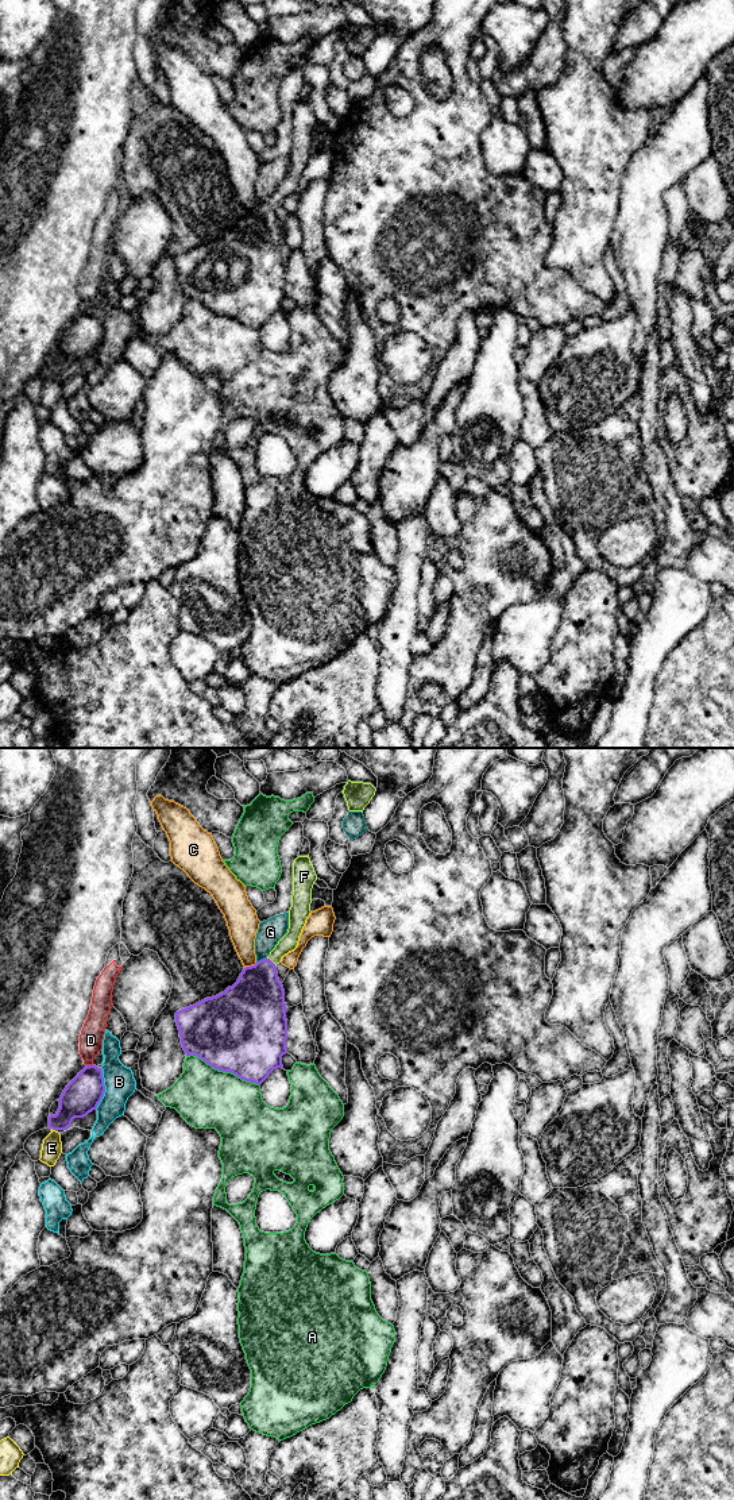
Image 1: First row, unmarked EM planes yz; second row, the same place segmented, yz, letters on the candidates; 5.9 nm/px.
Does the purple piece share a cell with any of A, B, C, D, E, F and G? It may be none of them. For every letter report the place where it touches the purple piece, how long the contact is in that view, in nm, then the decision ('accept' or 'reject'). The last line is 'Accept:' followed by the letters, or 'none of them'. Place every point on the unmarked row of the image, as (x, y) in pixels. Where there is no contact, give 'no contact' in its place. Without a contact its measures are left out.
A: meets purple in yz at (223, 315); contact 480 nm long; reject
B: meets purple in yz at (104, 332); contact 260 nm long; reject
C: meets purple in yz at (251, 209); contact 90 nm long; reject
D: meets purple in yz at (89, 309); contact 40 nm long; reject
E: meets purple in yz at (53, 373); contact 30 nm long; reject
F: meets purple in yz at (270, 204); contact 80 nm long; accept
G: meets purple in yz at (261, 204); contact 80 nm long; reject
Accept: F

